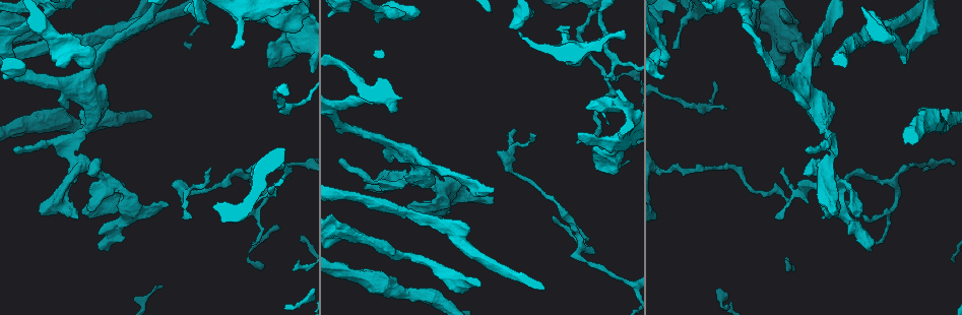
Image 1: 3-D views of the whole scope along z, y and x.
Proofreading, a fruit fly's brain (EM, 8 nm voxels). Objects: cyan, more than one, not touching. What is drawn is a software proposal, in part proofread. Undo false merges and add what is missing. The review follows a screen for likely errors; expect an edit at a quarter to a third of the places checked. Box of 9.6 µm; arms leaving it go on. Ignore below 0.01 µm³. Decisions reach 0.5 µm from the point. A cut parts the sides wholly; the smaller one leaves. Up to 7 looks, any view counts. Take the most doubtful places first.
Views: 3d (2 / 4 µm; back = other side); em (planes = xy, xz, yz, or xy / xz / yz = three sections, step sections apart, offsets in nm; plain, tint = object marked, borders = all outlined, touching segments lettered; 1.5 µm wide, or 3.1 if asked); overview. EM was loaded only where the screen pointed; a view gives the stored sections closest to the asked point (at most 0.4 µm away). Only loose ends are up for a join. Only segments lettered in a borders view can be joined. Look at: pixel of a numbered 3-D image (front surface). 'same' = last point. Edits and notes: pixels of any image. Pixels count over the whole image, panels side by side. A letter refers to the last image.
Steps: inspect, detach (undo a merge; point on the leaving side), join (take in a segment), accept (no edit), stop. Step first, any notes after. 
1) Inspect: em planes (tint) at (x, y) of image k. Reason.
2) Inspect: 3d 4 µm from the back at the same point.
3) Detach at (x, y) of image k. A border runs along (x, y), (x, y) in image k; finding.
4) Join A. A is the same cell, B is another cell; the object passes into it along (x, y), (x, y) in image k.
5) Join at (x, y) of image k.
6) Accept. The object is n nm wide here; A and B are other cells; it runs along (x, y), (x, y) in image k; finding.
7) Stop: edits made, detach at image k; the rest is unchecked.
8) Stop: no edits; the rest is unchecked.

Inspect: 3d 4 µm from the back at (804, 172) of image 1. An open end.

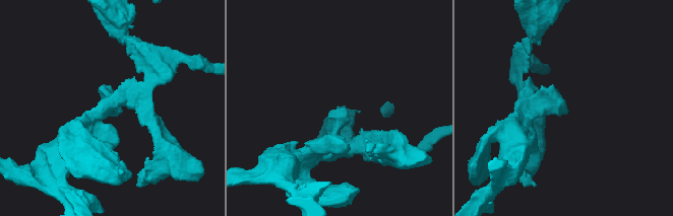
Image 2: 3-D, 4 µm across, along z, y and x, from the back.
Inspect: em planes (borders) at (568, 111) of image 2. Shape alone is not enough.

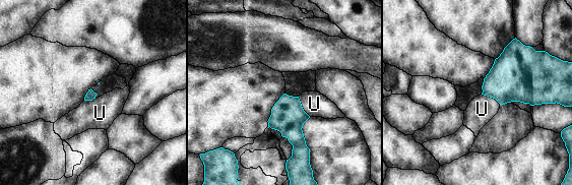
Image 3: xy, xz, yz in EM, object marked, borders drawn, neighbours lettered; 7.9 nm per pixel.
Accept. U is another cell; a border runs along (298, 97), (302, 108), (310, 116) in image 3; none of them fits.

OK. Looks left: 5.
Inspect: 3d 2 µm at (253, 242) of image 1. Thin end.

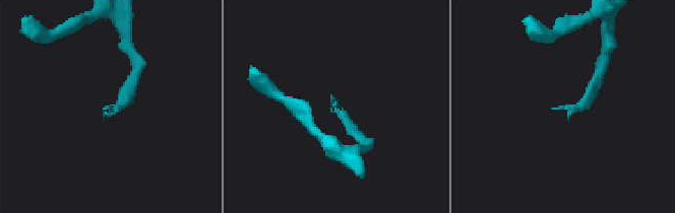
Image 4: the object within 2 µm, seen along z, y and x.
Inspect: em planes (borders) at (333, 101) of image 4.

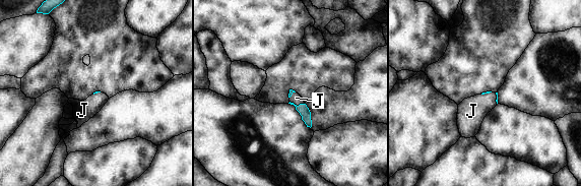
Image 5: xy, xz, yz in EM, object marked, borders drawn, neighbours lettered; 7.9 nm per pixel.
Join J. J is the same cell; the object passes into it along (304, 111), (299, 105), (296, 98) in image 5; it goes on there.

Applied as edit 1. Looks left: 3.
Stop: edits made, join at image 5; the rest is unchecked.

